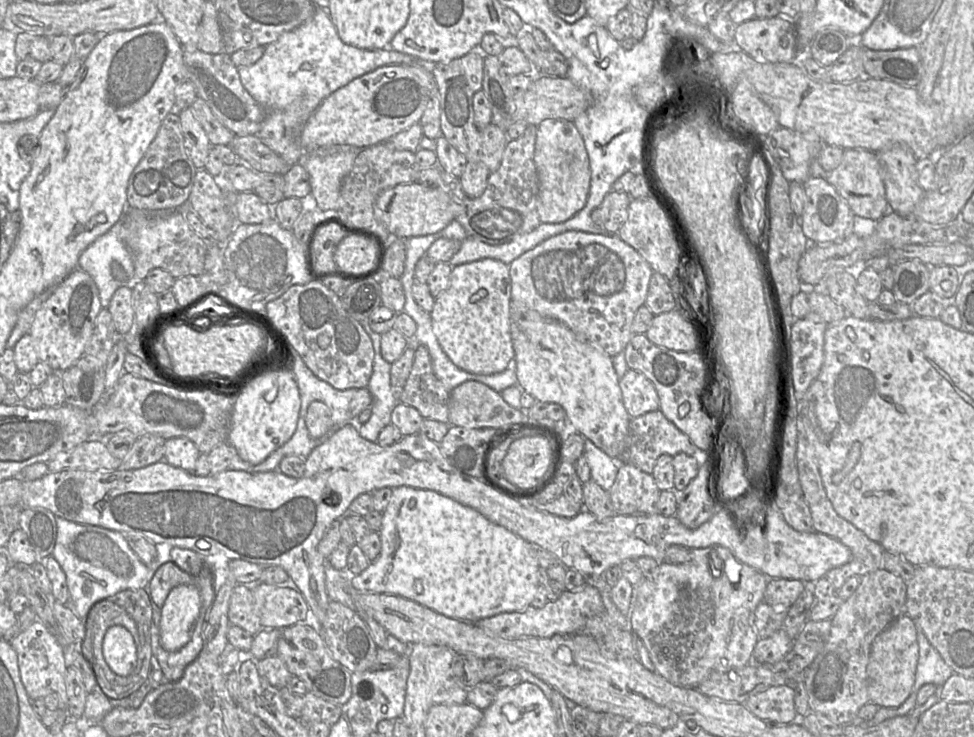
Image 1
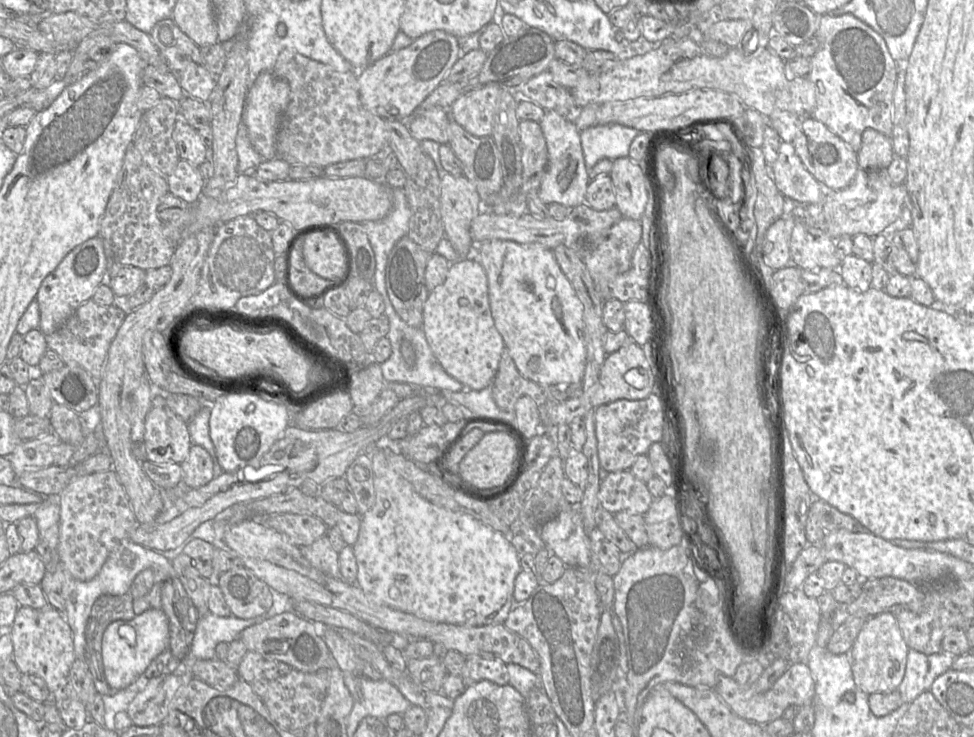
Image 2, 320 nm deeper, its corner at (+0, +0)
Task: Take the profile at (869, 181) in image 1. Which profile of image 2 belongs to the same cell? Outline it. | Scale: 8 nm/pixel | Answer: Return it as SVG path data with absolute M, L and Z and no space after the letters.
M813 117L804 118L799 135L792 144L807 171L826 191L838 191L846 188L853 181L859 169L857 153Z

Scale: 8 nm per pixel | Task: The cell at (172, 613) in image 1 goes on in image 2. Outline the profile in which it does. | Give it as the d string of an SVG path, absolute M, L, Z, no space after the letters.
M149 609L131 620L111 622L102 637L102 660L108 685L120 690L132 684L160 653L169 649L169 638L169 621L162 609Z

